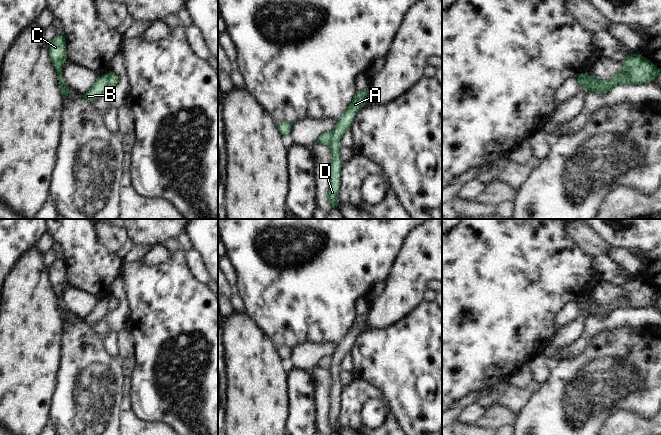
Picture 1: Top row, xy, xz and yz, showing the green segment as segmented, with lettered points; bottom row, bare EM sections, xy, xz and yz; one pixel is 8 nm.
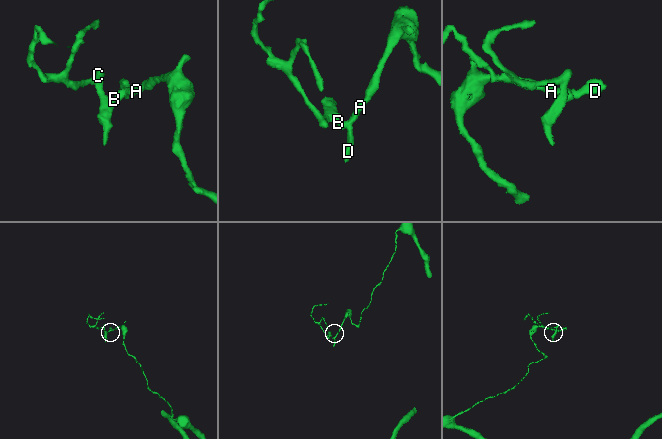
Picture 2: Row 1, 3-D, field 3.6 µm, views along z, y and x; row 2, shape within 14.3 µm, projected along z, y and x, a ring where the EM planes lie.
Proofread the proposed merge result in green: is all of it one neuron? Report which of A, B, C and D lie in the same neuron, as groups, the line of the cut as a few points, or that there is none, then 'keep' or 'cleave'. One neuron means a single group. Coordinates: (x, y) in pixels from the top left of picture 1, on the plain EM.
A D / B C; cut in xy along (109, 297), (106, 303), (106, 311); cleave

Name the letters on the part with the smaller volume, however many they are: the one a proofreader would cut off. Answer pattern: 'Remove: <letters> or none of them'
Remove: B, C.

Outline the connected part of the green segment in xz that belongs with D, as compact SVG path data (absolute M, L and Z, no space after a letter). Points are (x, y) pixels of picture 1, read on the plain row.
M368 312L355 316L352 326L339 341L331 354L331 365L328 369L331 375L331 387L329 389L329 410L327 412L327 421L329 428L331 428L333 432L337 431L336 424L338 422L340 411L340 396L343 389L339 379L341 372L340 363L342 359L350 353L355 338L366 328L367 316Z

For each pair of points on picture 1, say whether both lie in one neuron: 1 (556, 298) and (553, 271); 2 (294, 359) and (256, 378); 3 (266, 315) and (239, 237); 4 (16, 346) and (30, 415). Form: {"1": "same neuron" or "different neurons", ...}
{"1": "same neuron", "2": "different neurons", "3": "same neuron", "4": "same neuron"}

